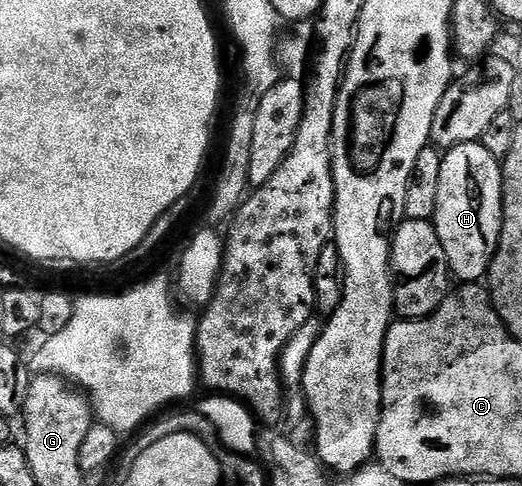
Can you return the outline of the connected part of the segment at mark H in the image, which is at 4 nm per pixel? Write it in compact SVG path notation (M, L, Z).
M467 141L453 145L441 156L438 175L438 197L434 224L442 251L446 251L446 263L449 274L460 281L483 282L492 265L492 256L500 241L500 225L504 221L504 175L501 162L479 141Z

